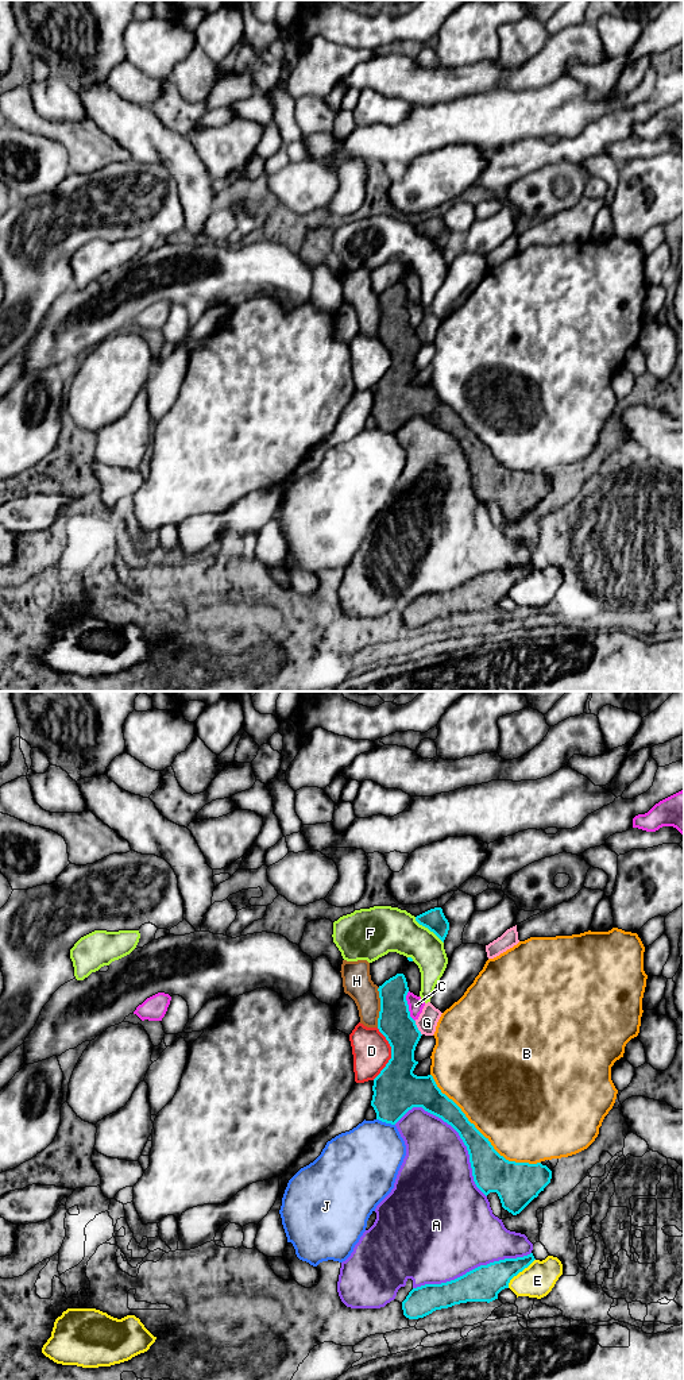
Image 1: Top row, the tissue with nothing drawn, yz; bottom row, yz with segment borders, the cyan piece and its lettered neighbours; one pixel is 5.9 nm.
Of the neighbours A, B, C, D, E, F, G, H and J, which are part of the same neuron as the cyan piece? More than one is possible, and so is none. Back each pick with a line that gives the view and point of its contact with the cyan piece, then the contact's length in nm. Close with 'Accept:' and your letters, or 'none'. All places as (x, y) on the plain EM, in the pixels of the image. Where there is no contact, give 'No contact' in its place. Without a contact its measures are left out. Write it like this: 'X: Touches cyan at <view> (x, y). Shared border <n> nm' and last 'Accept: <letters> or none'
Accept: none

